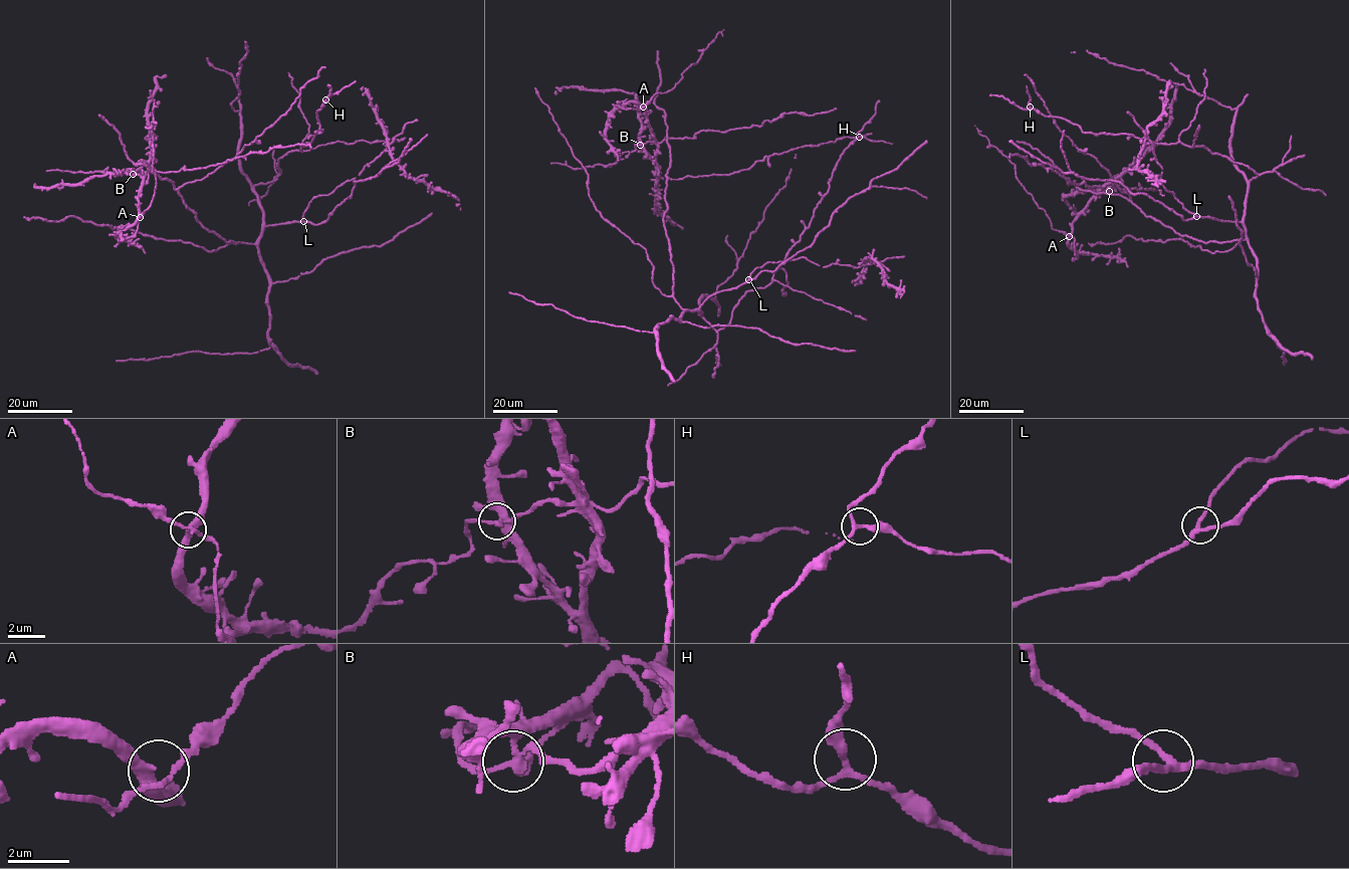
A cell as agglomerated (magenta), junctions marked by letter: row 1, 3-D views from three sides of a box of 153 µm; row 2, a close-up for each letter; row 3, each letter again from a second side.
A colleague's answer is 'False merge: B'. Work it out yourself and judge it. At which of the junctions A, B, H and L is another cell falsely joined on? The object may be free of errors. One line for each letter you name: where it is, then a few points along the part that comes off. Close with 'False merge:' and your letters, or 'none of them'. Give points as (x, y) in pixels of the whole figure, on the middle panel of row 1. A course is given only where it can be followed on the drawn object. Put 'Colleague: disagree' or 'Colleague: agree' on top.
Colleague: agree
B: at (640, 145); foreign part runs (640, 145), (660, 143), (665, 138), (692, 138), (702, 131), (760, 127), (783, 114), (813, 115), (836, 109)
False merge: B

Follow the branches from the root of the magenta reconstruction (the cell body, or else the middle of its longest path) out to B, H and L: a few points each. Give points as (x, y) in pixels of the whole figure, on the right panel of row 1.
B: (1227, 241), (1204, 242), (1178, 234), (1146, 217), (1120, 195), (1091, 191), (1094, 186), (1109, 190)
H: (1227, 241), (1247, 239), (1247, 190), (1258, 174), (1203, 146), (1084, 133), (1030, 106)
L: (1227, 241), (1247, 239), (1244, 224), (1196, 216)

